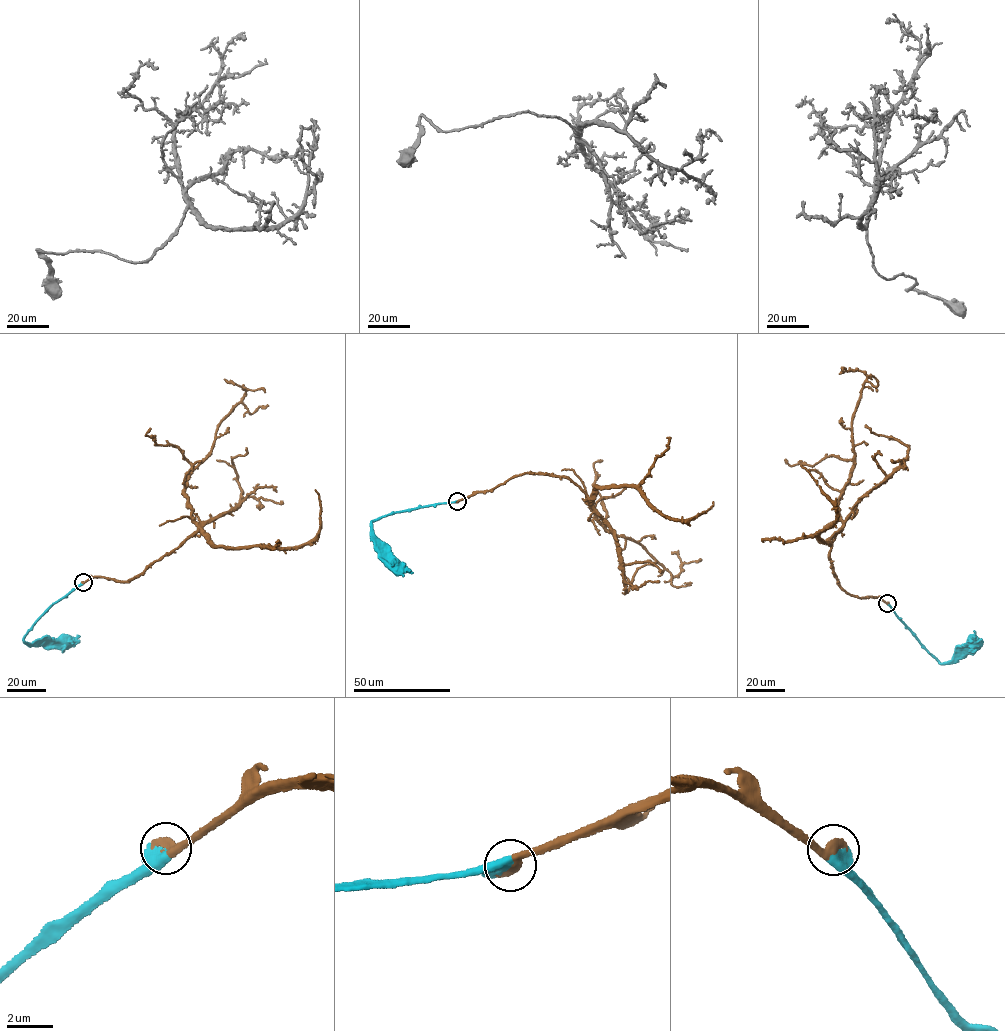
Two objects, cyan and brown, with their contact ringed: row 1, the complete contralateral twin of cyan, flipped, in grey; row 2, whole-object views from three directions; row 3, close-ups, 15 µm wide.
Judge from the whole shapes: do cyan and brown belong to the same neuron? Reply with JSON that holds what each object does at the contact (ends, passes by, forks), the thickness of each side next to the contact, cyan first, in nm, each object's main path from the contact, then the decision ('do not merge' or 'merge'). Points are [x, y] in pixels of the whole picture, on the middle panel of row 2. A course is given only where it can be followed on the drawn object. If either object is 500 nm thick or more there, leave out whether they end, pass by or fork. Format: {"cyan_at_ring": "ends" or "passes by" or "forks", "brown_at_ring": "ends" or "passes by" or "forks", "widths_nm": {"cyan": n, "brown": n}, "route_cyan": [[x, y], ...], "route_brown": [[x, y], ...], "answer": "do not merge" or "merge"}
{"cyan_at_ring": "ends", "brown_at_ring": "ends", "widths_nm": {"cyan": 480, "brown": 440}, "route_cyan": [[458, 501], [392, 513], [372, 521], [372, 534], [379, 540], [379, 552], [396, 567]], "route_brown": [[458, 501], [525, 472], [565, 476], [591, 500], [605, 528], [639, 543], [672, 575], [684, 563], [700, 559]], "answer": "merge"}

